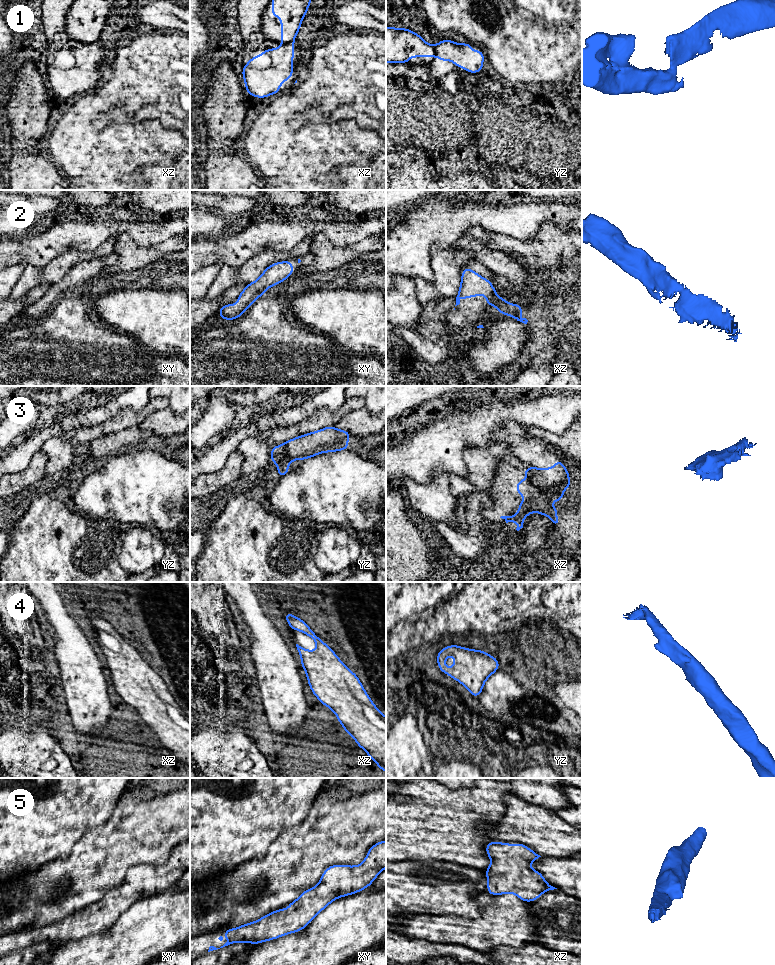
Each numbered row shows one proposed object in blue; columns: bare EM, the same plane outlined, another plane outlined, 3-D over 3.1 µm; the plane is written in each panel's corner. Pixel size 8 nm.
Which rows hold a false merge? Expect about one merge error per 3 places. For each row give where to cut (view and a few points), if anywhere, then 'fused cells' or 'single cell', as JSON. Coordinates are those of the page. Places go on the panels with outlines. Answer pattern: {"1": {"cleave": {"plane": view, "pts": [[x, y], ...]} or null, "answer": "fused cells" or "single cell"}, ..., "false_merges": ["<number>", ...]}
{"1": {"cleave": {"plane": "xz", "pts": [[292, 41], [283, 44]]}, "answer": "fused cells"}, "2": {"cleave": null, "answer": "single cell"}, "3": {"cleave": {"plane": "xz", "pts": [[526, 479], [540, 493], [548, 493], [555, 499]]}, "answer": "fused cells"}, "4": {"cleave": null, "answer": "single cell"}, "5": {"cleave": null, "answer": "single cell"}, "false_merges": ["1", "3"]}

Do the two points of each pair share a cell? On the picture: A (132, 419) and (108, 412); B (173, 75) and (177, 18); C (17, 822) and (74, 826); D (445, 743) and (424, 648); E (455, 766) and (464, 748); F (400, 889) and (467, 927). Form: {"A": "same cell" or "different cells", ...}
{"A": "different cells", "B": "different cells", "C": "same cell", "D": "same cell", "E": "different cells", "F": "different cells"}

